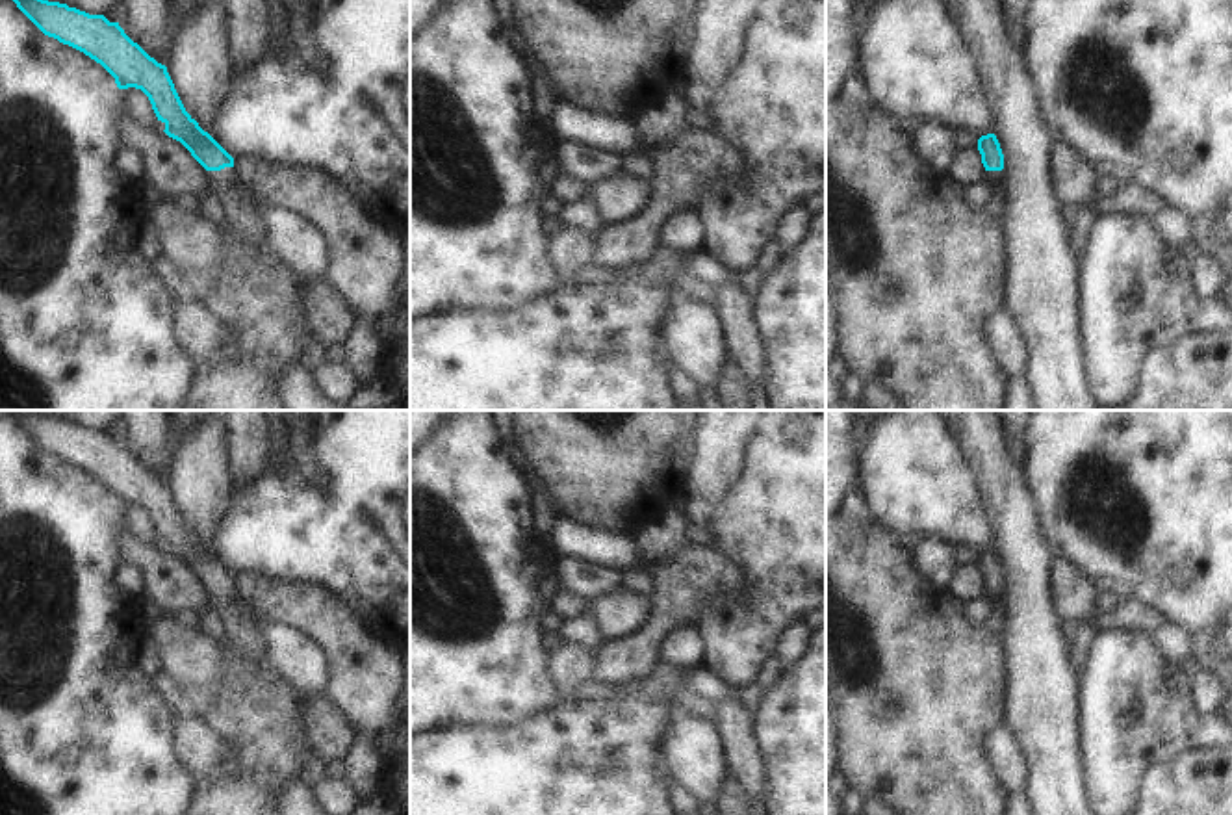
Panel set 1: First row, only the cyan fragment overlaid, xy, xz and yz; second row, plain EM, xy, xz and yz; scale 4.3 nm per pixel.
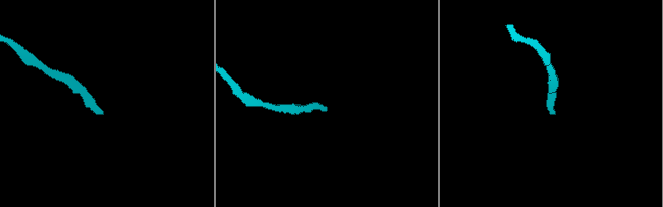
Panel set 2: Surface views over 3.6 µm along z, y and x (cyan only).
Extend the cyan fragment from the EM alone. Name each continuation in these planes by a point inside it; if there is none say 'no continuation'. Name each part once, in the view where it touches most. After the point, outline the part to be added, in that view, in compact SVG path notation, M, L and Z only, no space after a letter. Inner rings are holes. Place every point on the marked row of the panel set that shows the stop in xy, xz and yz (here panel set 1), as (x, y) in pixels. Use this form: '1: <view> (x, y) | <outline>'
1: xy (234, 208) | M234 167L208 171L210 197L215 202L215 212L234 230L245 245L265 247L262 212L243 195L241 184Z

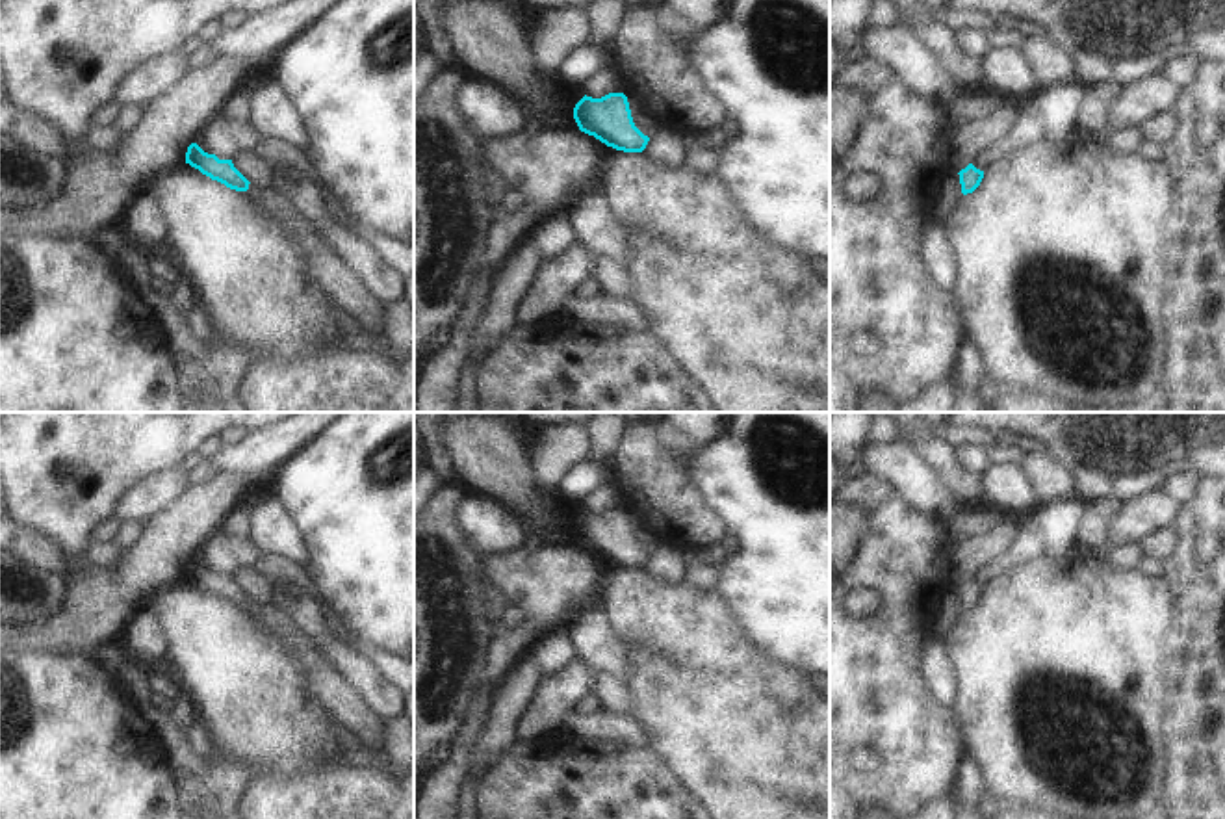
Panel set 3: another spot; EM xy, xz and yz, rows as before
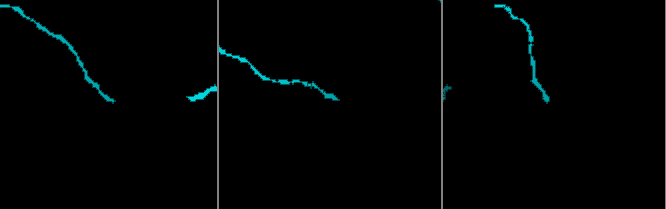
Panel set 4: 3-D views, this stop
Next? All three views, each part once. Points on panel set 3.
1: xy (322, 266) | M249 184L249 189L241 193L282 227L301 254L306 279L312 280L336 308L345 310L368 331L379 332L384 305L364 288L355 271L329 249L310 223L293 210L291 202L271 186L260 188Z

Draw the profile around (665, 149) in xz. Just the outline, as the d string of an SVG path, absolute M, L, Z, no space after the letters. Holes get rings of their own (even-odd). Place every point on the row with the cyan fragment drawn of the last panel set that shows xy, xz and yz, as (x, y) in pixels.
M657 128L642 154L655 167L679 169L683 167L683 158L687 154L681 139L683 136L677 132Z

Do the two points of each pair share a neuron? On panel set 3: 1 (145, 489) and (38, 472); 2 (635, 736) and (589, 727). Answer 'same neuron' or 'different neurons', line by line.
1: different neurons
2: same neuron

